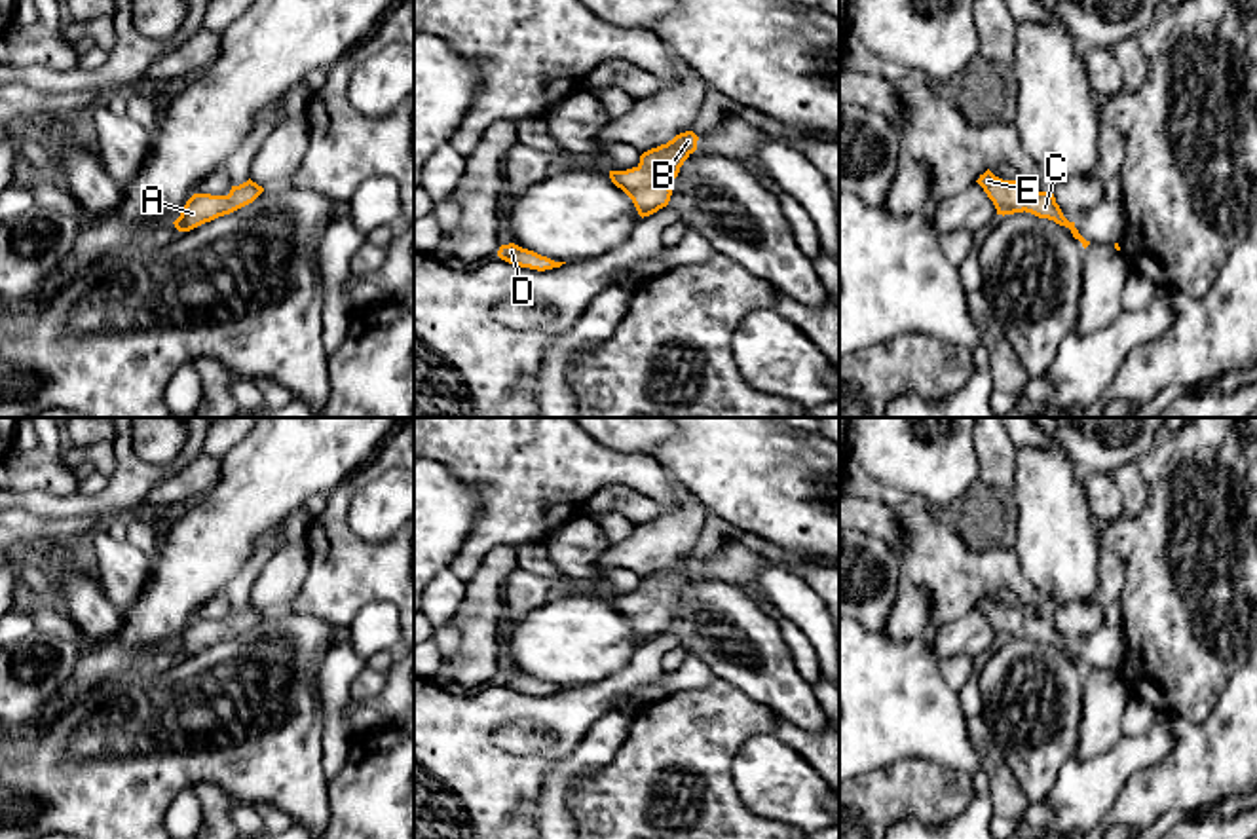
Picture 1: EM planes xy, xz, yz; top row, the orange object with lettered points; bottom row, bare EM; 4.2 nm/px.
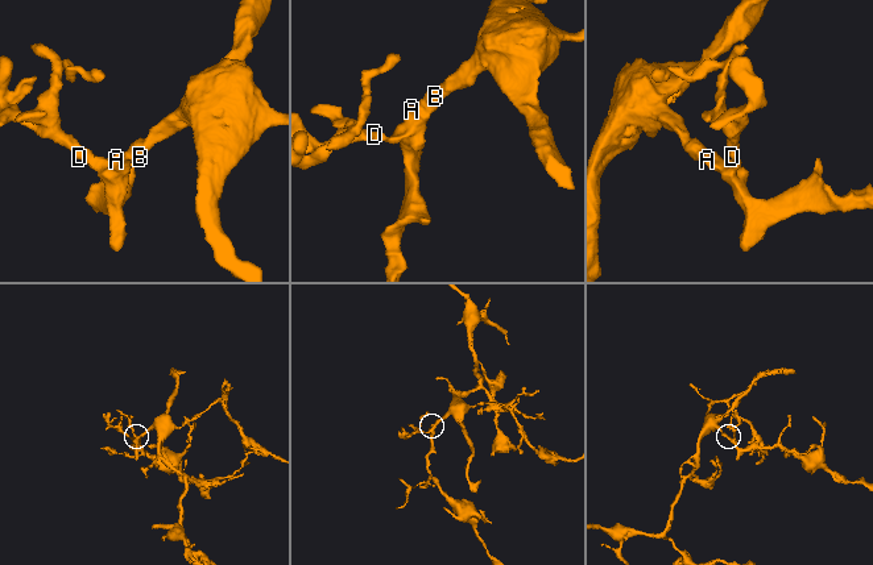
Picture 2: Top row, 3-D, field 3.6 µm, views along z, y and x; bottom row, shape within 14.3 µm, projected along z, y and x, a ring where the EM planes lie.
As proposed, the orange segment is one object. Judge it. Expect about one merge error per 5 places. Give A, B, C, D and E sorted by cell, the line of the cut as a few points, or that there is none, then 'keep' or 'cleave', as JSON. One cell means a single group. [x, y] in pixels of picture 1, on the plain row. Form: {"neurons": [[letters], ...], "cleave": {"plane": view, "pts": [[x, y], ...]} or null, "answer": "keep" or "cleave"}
{"neurons": [["A", "B", "C", "D", "E"]], "cleave": null, "answer": "keep"}

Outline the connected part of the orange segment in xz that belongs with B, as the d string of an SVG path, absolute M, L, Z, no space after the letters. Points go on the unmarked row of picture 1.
M693 556L680 558L666 569L644 577L636 592L610 596L611 607L632 625L642 643L668 630L672 621L668 609L697 575L697 566L699 562Z

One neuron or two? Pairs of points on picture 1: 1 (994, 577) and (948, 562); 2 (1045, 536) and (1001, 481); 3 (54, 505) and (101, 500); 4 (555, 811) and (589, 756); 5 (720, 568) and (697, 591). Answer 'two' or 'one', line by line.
1: one
2: two
3: one
4: one
5: two

